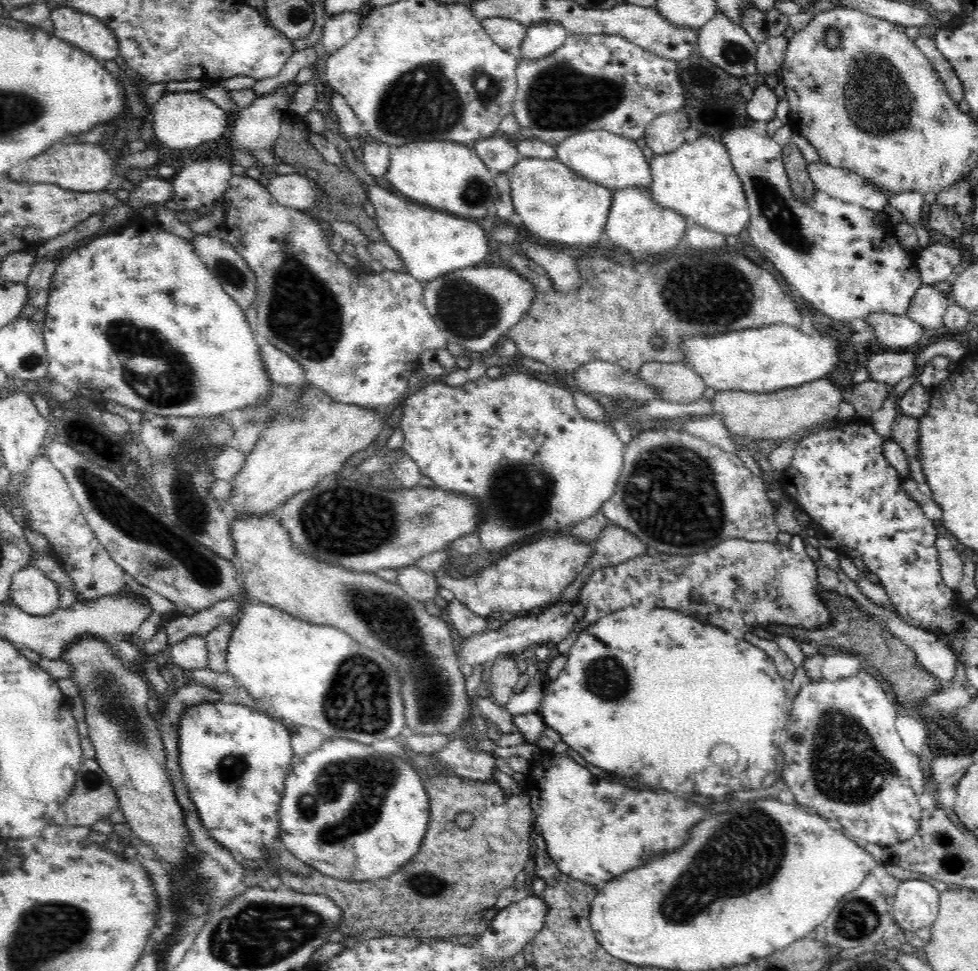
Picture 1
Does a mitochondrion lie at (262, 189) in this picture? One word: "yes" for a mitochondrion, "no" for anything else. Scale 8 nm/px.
no

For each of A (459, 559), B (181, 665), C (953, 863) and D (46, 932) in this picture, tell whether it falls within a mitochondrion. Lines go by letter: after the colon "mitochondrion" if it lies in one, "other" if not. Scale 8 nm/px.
A: other
B: other
C: mitochondrion
D: mitochondrion

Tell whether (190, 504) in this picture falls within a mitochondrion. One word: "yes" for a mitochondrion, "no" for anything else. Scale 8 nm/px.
yes

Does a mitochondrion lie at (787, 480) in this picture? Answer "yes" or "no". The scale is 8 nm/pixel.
no

